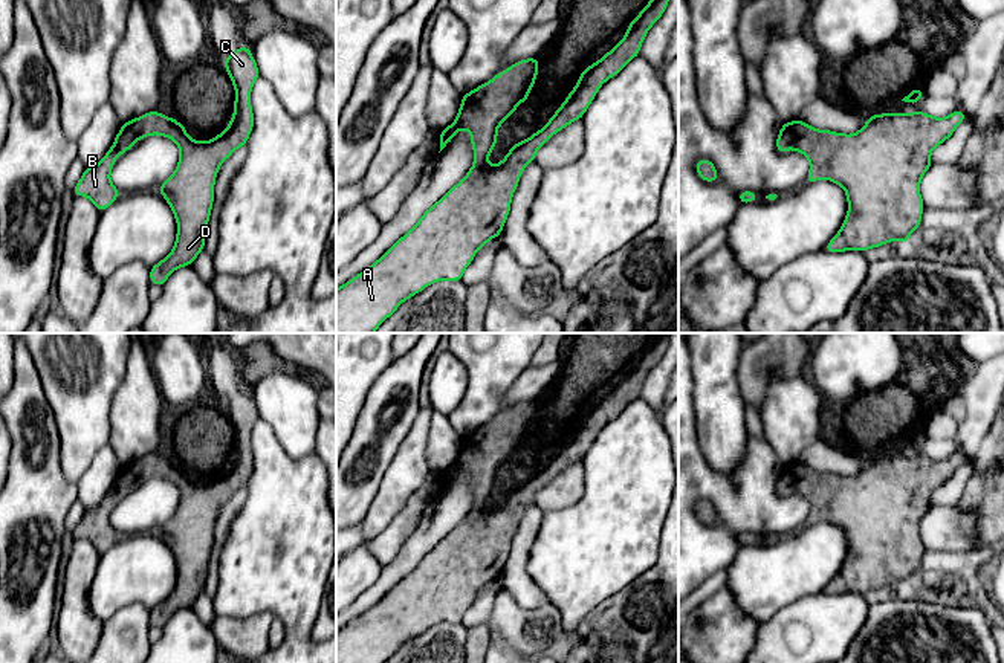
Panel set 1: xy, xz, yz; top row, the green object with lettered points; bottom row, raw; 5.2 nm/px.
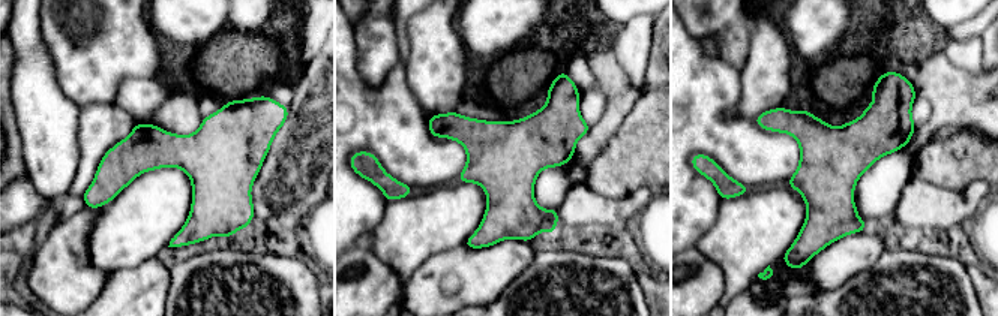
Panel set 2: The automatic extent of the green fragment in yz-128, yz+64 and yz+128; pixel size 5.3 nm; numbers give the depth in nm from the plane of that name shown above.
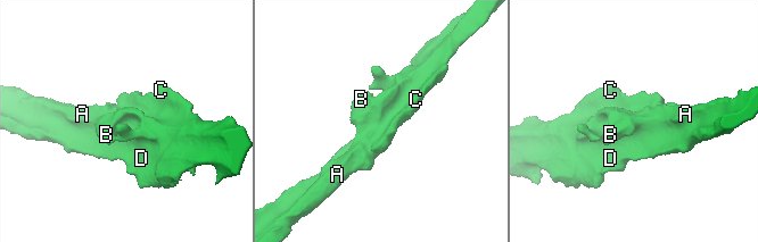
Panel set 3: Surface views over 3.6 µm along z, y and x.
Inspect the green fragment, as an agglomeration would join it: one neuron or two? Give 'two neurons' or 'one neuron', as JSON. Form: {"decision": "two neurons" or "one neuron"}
{"decision": "one neuron"}

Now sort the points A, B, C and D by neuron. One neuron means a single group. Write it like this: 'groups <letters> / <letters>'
groups A B C D

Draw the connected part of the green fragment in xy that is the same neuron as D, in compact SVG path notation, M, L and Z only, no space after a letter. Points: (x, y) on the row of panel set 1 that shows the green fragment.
M241 46L226 57L223 64L235 89L234 115L223 133L206 142L193 141L177 119L156 110L148 112L122 124L112 148L98 165L84 168L73 188L75 196L87 197L102 212L121 196L110 182L113 163L121 154L151 134L165 136L177 144L180 150L177 168L156 189L176 217L177 235L174 249L150 269L150 284L164 286L176 269L193 266L205 249L220 165L237 148L246 145L254 128L251 90L260 78L254 55L248 46Z

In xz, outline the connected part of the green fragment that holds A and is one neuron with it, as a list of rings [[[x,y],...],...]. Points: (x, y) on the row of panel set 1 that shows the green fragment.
[[[649,0],[628,24],[625,37],[584,69],[549,122],[526,141],[512,144],[497,165],[489,165],[487,157],[498,141],[498,127],[529,99],[538,57],[517,61],[465,93],[455,121],[440,130],[440,151],[466,128],[475,154],[471,170],[379,260],[336,289],[336,333],[374,333],[403,301],[429,284],[462,281],[477,251],[501,235],[524,167],[535,162],[535,153],[553,134],[582,119],[601,86],[639,57],[643,38],[668,3]]]

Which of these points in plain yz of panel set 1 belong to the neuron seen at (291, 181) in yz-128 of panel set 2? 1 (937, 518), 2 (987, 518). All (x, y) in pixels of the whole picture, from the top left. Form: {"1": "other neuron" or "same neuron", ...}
{"1": "same neuron", "2": "other neuron"}

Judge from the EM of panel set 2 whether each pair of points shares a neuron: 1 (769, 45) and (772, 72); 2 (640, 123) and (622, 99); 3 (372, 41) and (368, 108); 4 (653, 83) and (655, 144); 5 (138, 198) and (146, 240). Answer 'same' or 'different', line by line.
1: same
2: different
3: different
4: different
5: same

